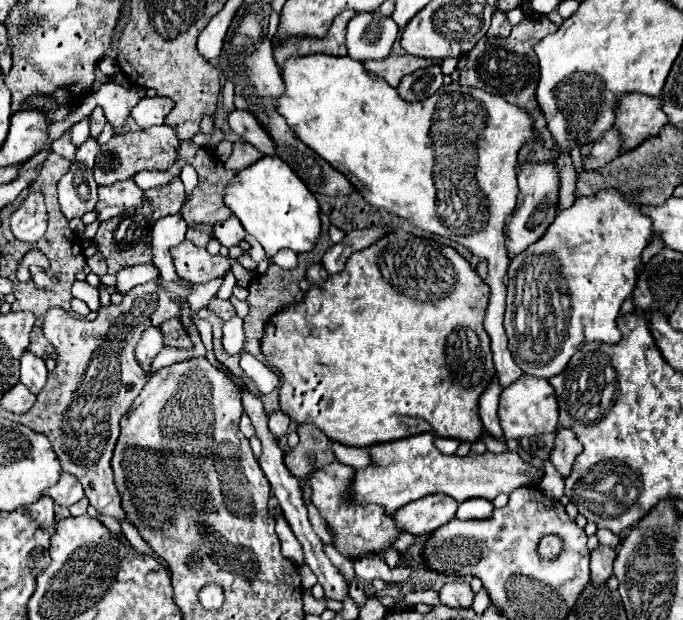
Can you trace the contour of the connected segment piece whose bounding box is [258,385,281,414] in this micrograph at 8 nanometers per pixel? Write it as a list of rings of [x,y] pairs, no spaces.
[[[278,385],[270,394],[266,394],[266,396],[262,396],[262,394],[258,394],[258,398],[264,402],[264,410],[268,412],[268,414],[272,414],[274,410],[280,410],[280,402],[278,402],[278,388],[280,389],[281,385]]]

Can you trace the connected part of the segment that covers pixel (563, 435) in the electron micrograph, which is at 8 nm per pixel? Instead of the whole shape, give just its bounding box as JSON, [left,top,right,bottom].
[550,430,582,478]

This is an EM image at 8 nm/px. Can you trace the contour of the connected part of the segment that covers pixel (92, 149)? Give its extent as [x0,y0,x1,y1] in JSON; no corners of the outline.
[58,138,100,220]

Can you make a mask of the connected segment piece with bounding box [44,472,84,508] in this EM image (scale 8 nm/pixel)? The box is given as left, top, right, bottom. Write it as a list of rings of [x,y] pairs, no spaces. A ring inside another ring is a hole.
[[[62,472],[60,480],[52,488],[48,488],[48,492],[44,492],[44,494],[52,496],[52,500],[58,506],[62,506],[62,508],[68,508],[74,502],[78,502],[78,500],[84,498],[84,490],[82,490],[80,482],[76,480],[76,476],[68,474],[68,472]]]

